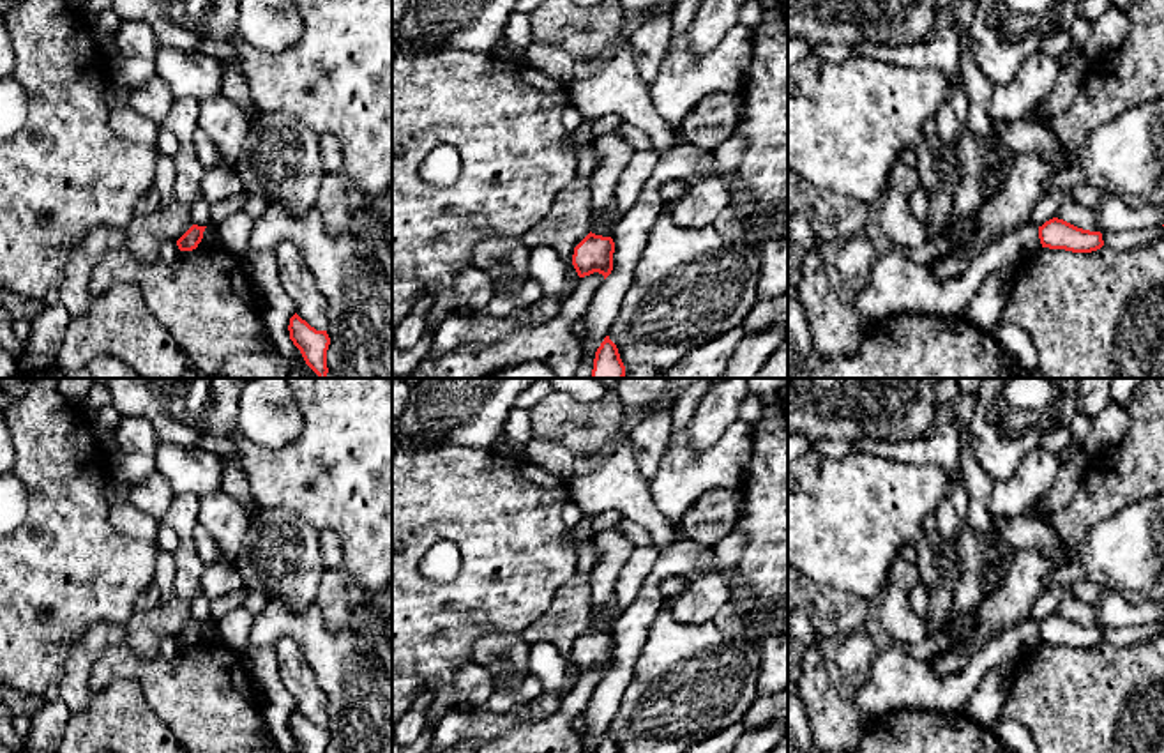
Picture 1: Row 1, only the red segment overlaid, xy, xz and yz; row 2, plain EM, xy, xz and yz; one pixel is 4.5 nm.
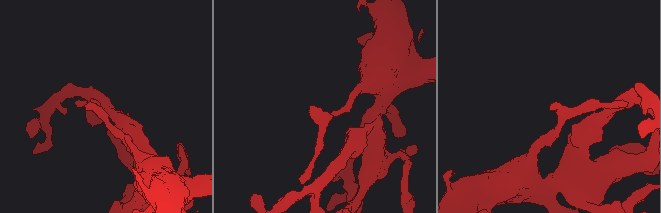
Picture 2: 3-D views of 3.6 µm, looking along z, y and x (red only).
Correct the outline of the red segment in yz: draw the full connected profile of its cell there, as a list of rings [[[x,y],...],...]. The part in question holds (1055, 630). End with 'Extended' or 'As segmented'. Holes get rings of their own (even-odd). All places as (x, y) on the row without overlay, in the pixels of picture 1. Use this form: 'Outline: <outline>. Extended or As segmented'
Outline: [[[1058,613],[1039,622],[1039,635],[1042,643],[1065,645],[1072,649],[1092,649],[1104,642],[1100,628],[1077,624]]]. As segmented

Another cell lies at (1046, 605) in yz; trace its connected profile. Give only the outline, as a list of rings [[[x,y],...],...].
[[[1072,585],[1046,589],[1030,610],[1033,620],[1042,622],[1056,612],[1060,601],[1074,597]]]

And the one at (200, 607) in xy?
[[[203,592],[198,594],[191,603],[191,615],[198,622],[215,622],[212,617],[212,599],[207,597]]]

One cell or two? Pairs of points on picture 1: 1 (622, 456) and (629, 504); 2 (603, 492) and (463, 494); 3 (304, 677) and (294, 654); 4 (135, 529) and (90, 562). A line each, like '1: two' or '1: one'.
1: one
2: two
3: one
4: two

